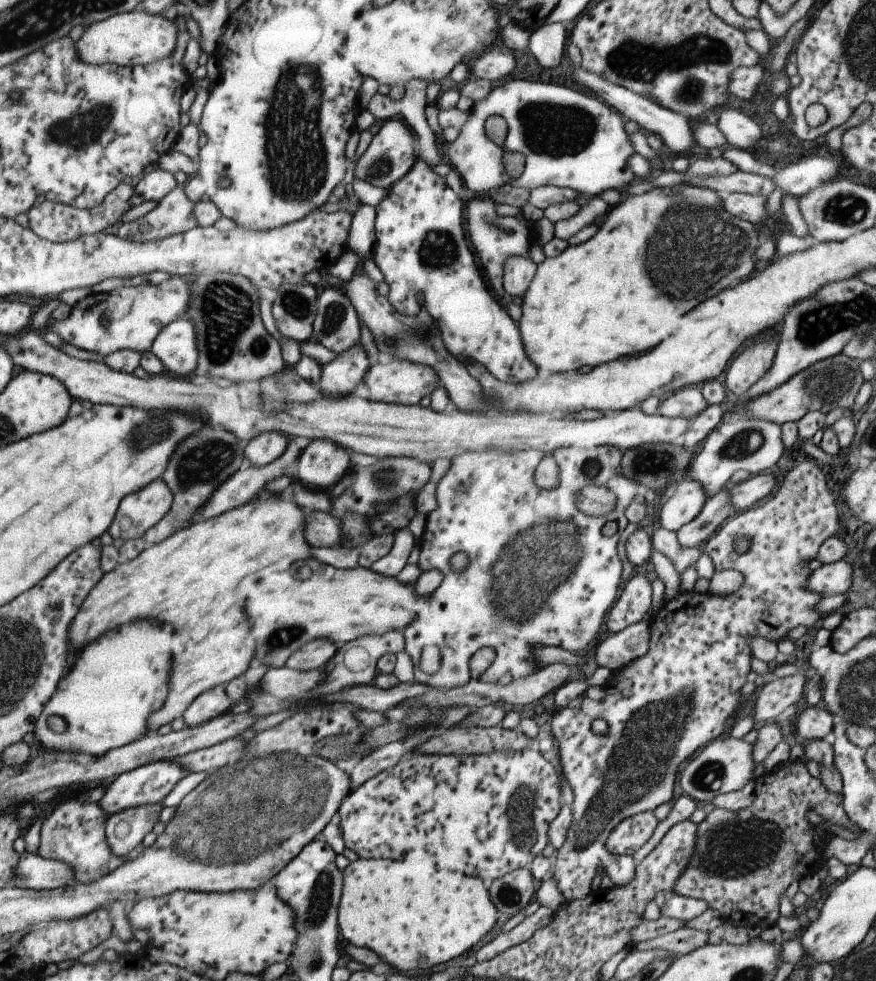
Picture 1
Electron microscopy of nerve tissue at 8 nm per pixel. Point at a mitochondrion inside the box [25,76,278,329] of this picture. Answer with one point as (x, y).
(81, 131)

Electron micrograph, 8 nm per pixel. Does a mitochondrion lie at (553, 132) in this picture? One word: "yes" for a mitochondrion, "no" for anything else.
yes

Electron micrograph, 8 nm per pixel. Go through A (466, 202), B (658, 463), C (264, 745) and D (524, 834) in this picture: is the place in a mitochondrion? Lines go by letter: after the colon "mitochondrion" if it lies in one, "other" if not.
A: other
B: mitochondrion
C: mitochondrion
D: mitochondrion

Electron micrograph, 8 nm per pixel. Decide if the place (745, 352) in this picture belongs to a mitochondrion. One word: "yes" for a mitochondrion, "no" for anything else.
no

